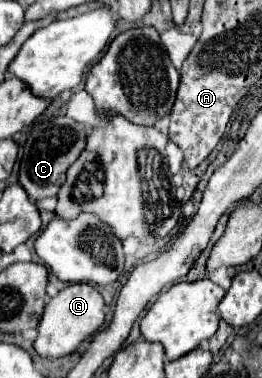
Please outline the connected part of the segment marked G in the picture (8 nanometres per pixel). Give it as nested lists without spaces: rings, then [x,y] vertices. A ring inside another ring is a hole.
[[[71,284],[67,288],[63,288],[57,296],[53,296],[43,310],[41,322],[39,322],[39,336],[35,340],[35,352],[43,358],[61,358],[67,356],[71,352],[77,350],[77,346],[89,338],[91,334],[95,334],[103,320],[103,296],[89,284]]]

